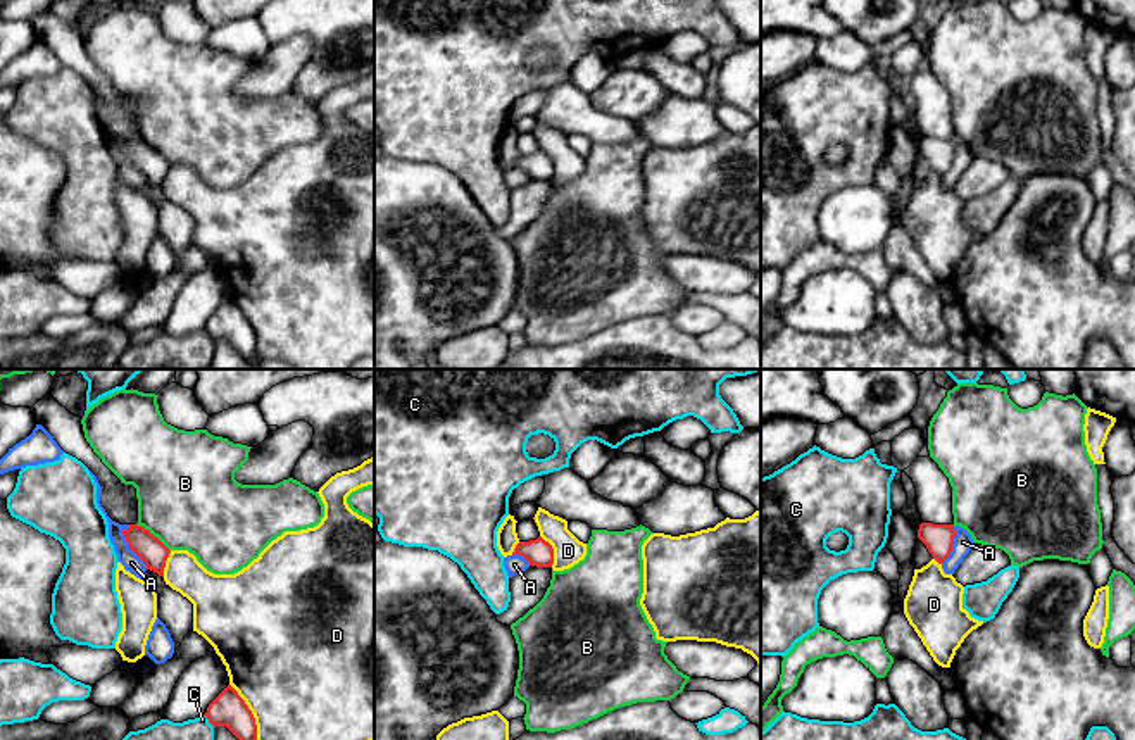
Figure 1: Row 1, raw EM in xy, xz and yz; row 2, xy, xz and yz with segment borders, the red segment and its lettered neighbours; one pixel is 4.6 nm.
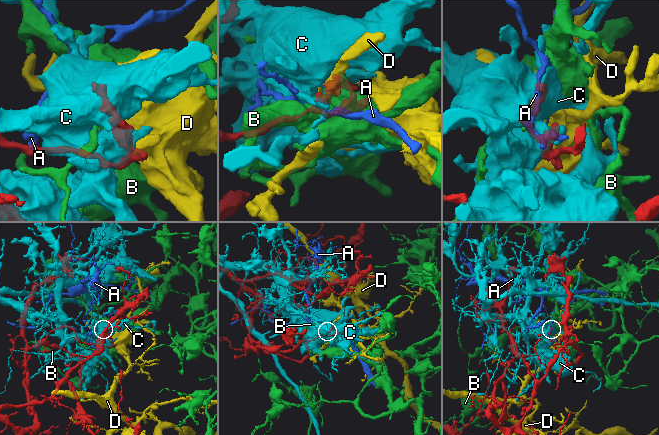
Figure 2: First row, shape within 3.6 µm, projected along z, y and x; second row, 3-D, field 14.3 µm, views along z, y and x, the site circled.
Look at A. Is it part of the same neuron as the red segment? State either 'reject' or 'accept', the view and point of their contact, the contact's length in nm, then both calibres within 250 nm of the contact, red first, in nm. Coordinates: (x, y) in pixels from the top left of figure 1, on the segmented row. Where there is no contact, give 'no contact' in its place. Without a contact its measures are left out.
reject; contact xy (130, 547); length 220 nm; calibres 120 and 90 nm

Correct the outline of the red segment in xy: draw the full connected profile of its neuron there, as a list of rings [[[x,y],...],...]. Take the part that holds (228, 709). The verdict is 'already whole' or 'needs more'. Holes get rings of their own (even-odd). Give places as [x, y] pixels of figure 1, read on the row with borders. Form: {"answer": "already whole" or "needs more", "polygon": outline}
{"answer": "already whole", "polygon": [[[231,685],[209,704],[204,716],[214,728],[226,726],[238,740],[257,740],[255,718]]]}

